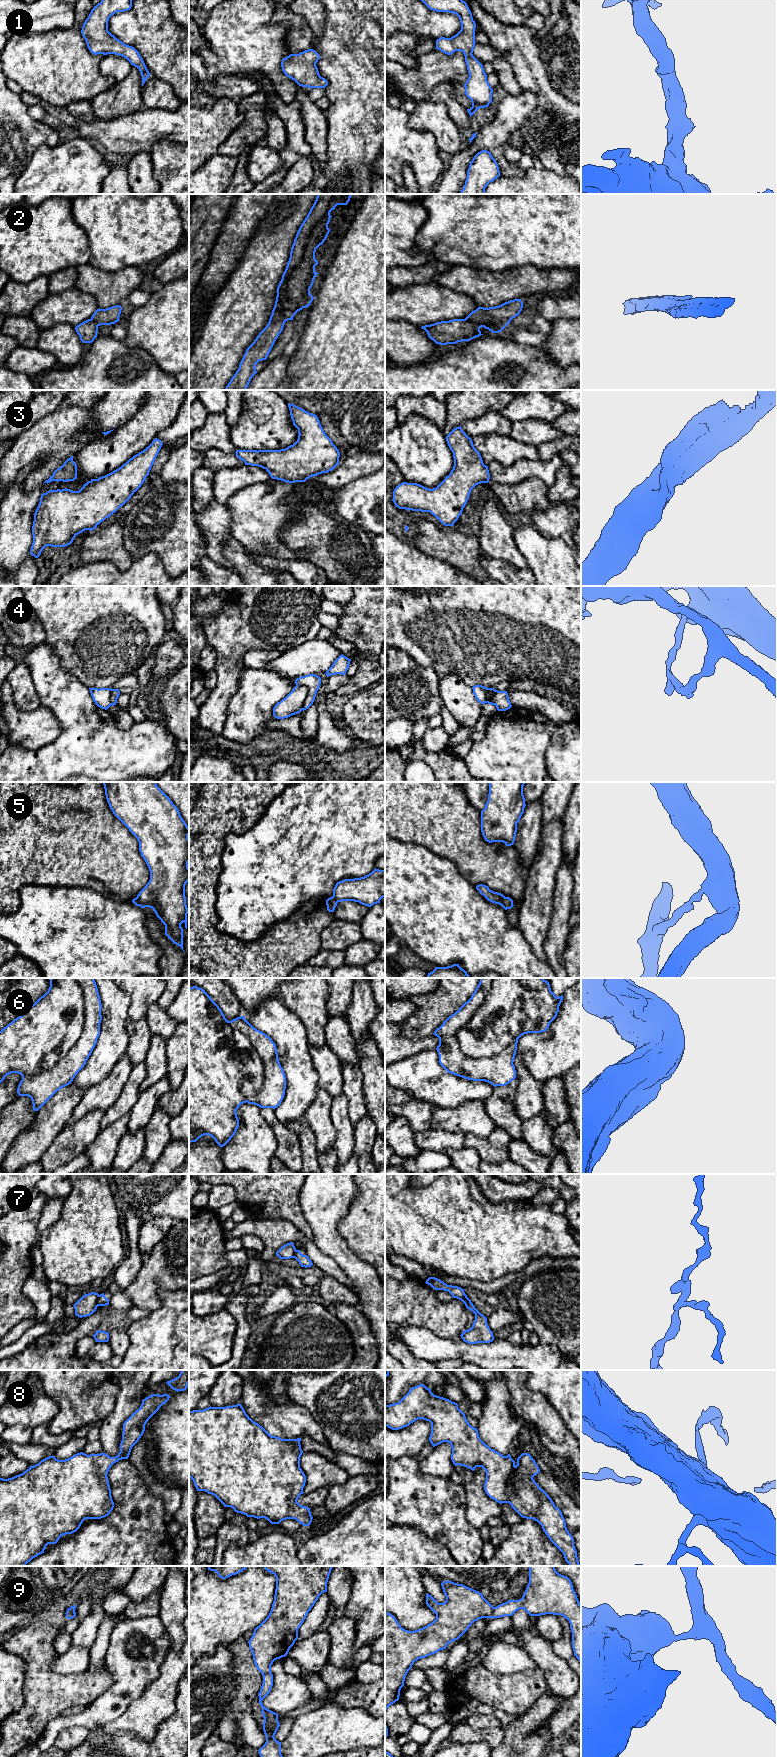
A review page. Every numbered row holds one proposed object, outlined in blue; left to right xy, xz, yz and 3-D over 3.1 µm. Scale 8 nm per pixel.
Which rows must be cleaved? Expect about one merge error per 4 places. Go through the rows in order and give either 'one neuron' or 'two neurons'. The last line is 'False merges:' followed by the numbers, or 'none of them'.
1: one neuron
2: two neurons
3: one neuron
4: two neurons
5: two neurons
6: two neurons
7: two neurons
8: one neuron
9: two neurons
False merges: 2, 4, 5, 6, 7, 9

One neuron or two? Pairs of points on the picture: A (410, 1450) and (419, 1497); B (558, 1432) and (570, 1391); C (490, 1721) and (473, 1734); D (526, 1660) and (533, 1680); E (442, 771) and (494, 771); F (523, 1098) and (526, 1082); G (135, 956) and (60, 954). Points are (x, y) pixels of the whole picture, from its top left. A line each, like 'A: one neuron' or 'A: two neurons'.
A: two neurons
B: two neurons
C: two neurons
D: two neurons
E: two neurons
F: one neuron
G: one neuron

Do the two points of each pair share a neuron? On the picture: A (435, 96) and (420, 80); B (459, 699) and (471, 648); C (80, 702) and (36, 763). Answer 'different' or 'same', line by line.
A: different
B: different
C: same

